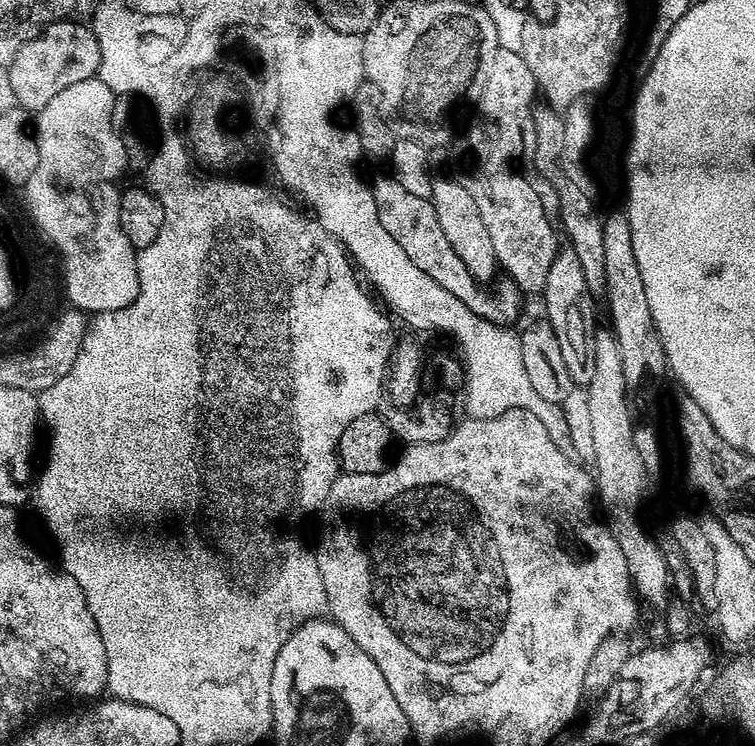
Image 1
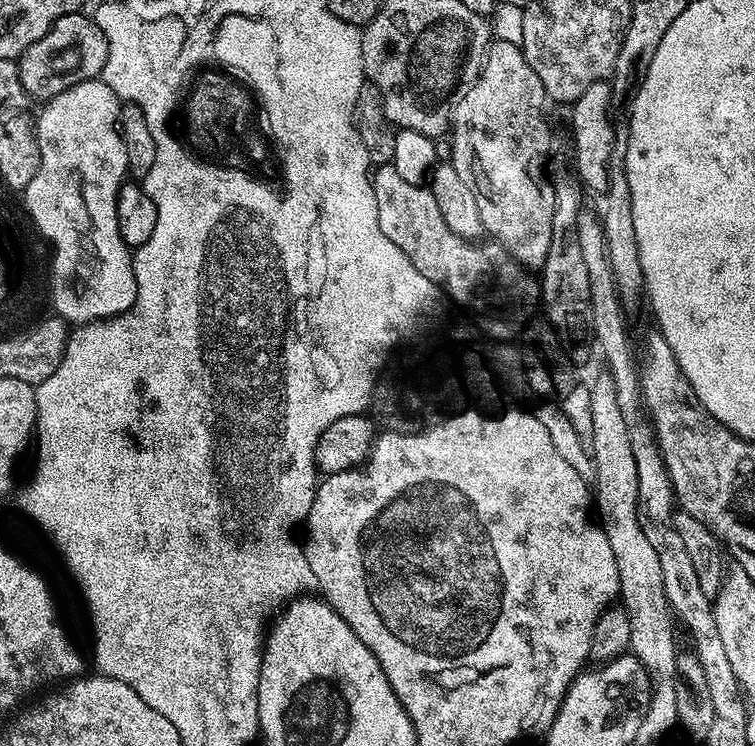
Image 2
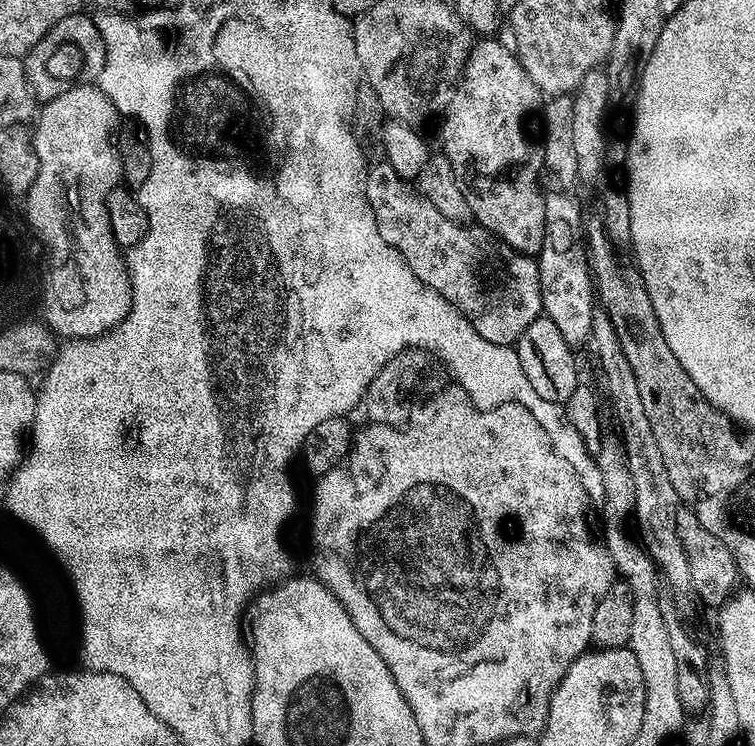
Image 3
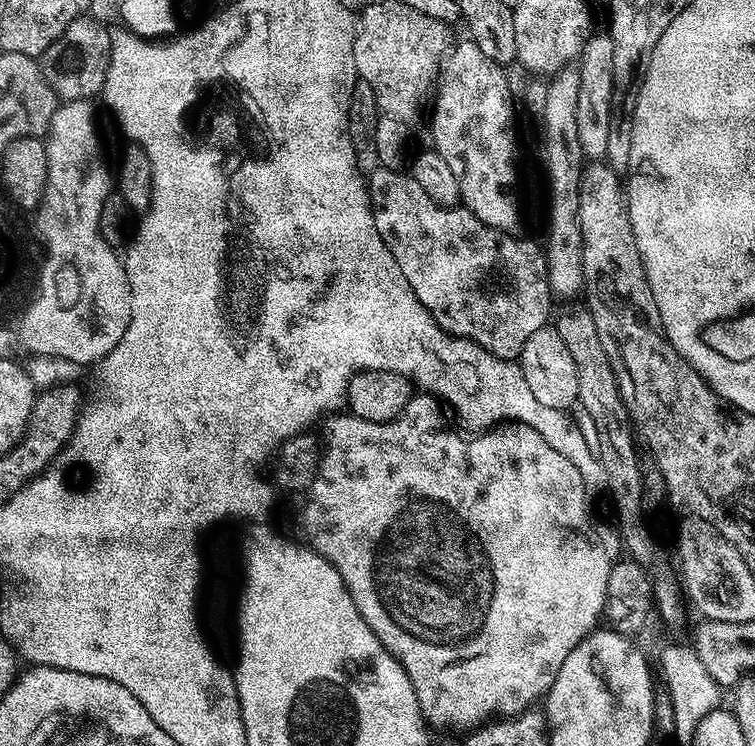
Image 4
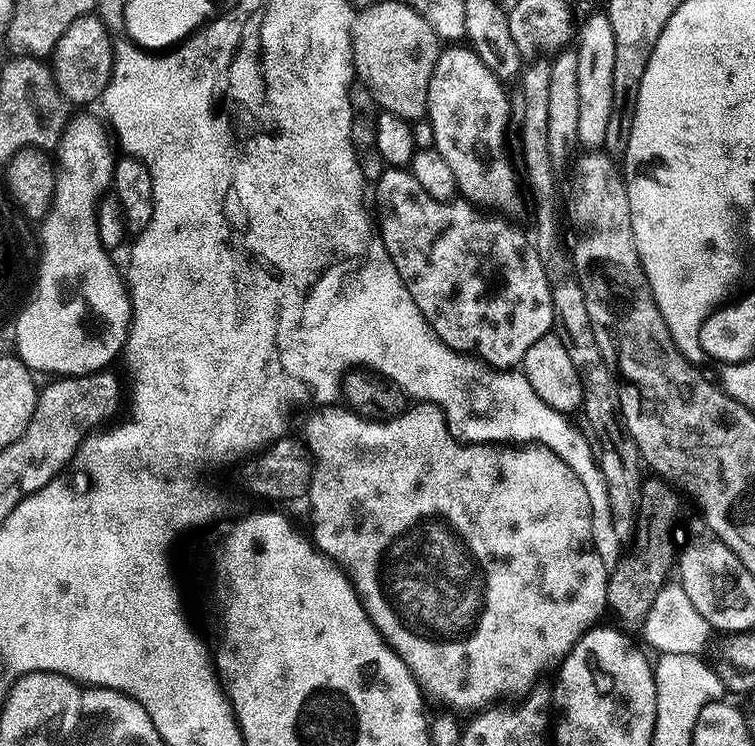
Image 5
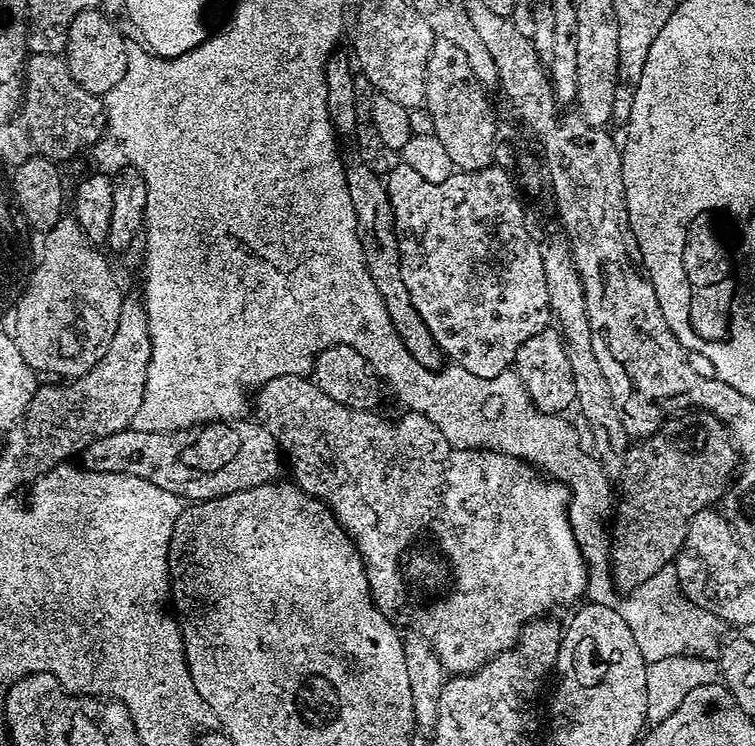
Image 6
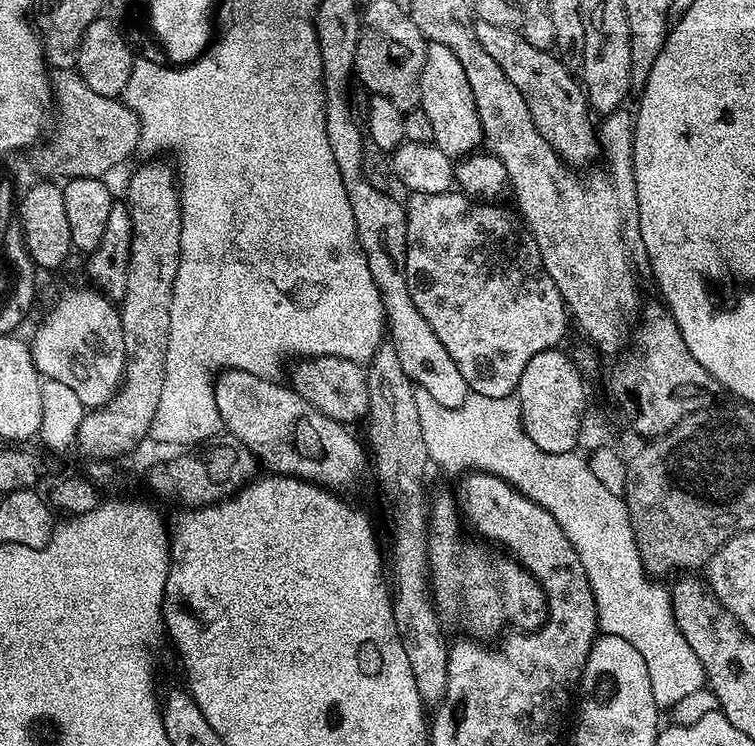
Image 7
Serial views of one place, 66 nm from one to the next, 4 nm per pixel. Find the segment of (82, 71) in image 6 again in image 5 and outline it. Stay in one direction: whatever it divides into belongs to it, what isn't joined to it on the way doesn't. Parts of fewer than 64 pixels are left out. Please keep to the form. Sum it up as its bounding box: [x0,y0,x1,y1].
[50,14,114,104]

